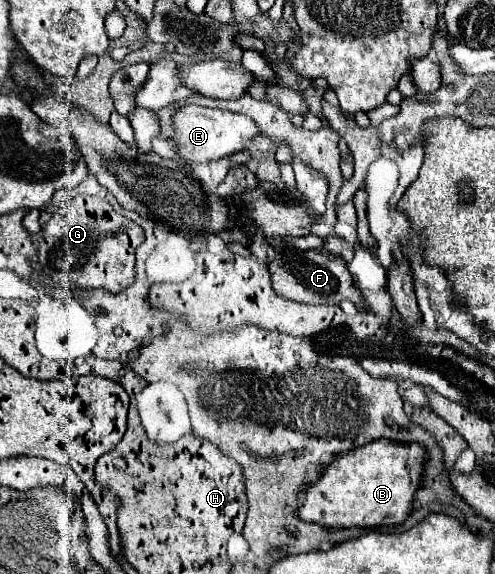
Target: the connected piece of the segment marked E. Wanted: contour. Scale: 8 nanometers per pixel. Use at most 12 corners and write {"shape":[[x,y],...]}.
{"shape":[[198,105],[172,115],[176,153],[208,163],[242,151],[250,117]]}

